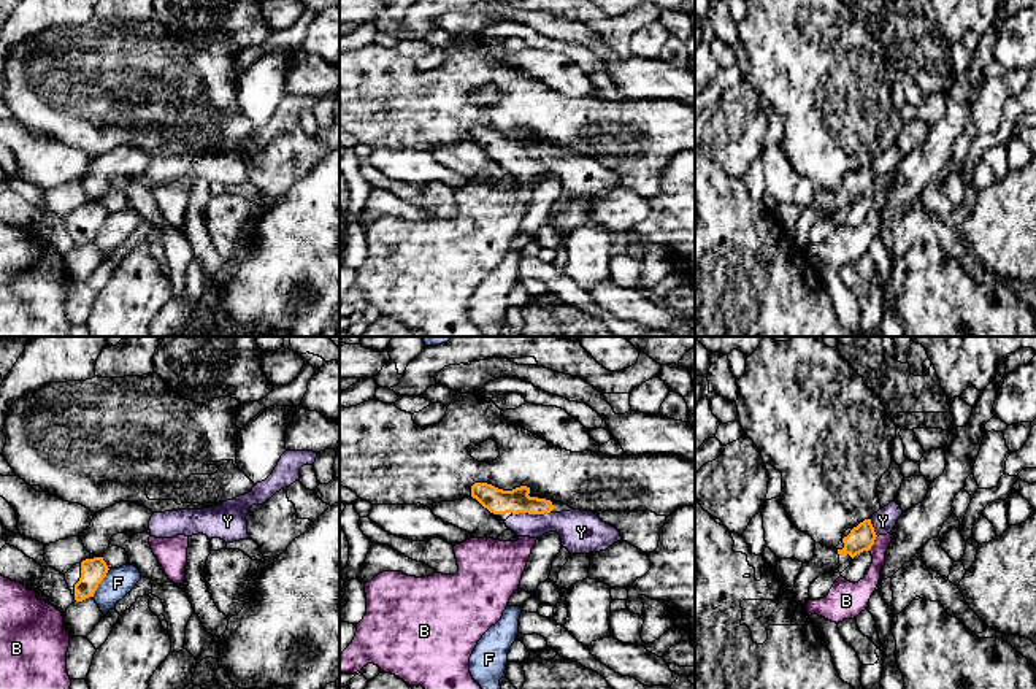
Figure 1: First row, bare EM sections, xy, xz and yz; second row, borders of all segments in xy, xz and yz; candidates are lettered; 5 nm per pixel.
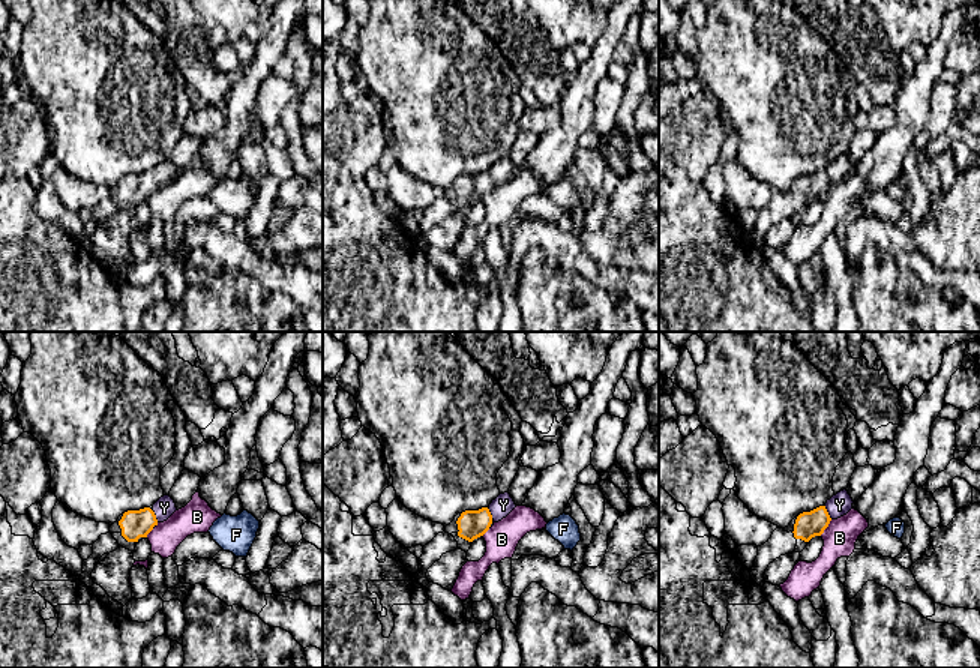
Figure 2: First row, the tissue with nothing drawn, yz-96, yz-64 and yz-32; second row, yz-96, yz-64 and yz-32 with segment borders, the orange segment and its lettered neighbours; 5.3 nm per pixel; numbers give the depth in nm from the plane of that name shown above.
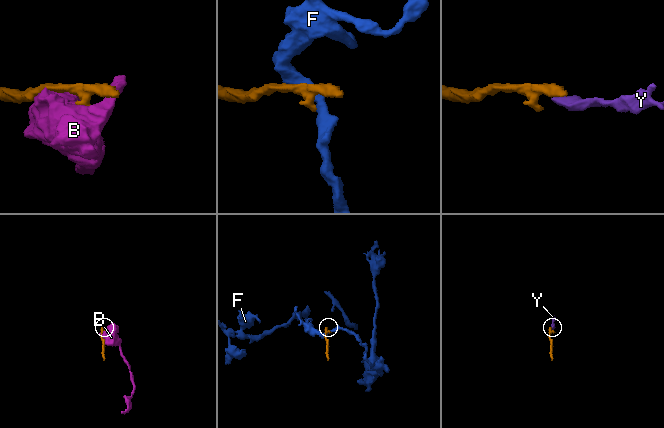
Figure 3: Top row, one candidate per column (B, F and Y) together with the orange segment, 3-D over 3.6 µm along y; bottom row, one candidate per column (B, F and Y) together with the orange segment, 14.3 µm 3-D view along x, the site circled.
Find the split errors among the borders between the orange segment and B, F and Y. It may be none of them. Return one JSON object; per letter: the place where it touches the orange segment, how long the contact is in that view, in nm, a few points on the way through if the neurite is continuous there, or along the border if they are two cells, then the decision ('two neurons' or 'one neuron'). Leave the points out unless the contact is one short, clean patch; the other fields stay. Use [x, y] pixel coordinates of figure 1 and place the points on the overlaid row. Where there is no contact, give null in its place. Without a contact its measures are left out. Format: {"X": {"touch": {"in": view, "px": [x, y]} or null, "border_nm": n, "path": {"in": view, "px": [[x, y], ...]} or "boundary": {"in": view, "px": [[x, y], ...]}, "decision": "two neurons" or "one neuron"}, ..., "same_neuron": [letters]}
{"B": {"touch": {"in": "yz", "px": [873, 543]}, "border_nm": 90, "decision": "two neurons"}, "F": {"touch": {"in": "xy", "px": [100, 581]}, "border_nm": 170, "decision": "two neurons"}, "Y": {"touch": {"in": "xz", "px": [530, 513]}, "border_nm": 190, "path": {"in": "xz", "px": [[497, 500], [518, 502], [530, 513], [538, 521], [576, 529]]}, "decision": "one neuron"}, "same_neuron": ["Y"]}

